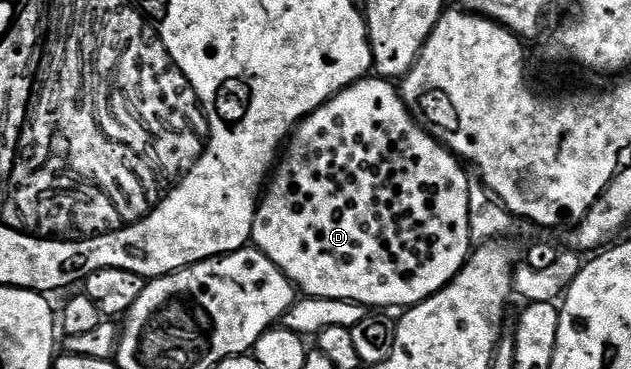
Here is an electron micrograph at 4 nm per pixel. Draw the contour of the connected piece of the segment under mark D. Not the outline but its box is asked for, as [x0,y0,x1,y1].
[252,76,471,308]

